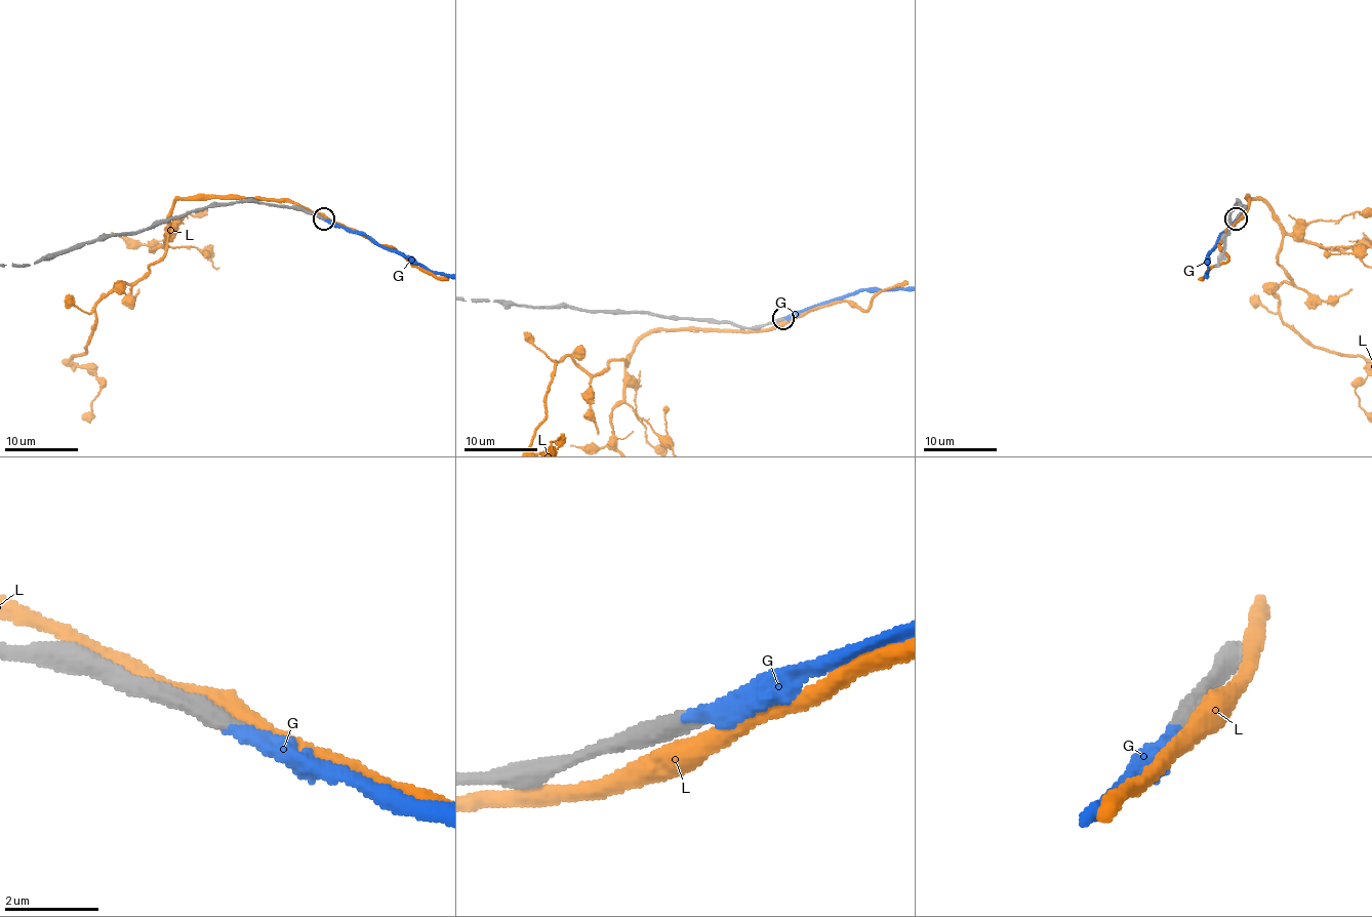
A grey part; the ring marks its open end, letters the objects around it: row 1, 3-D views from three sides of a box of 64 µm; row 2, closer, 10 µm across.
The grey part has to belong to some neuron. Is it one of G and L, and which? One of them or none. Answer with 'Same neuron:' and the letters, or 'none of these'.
Same neuron: G

